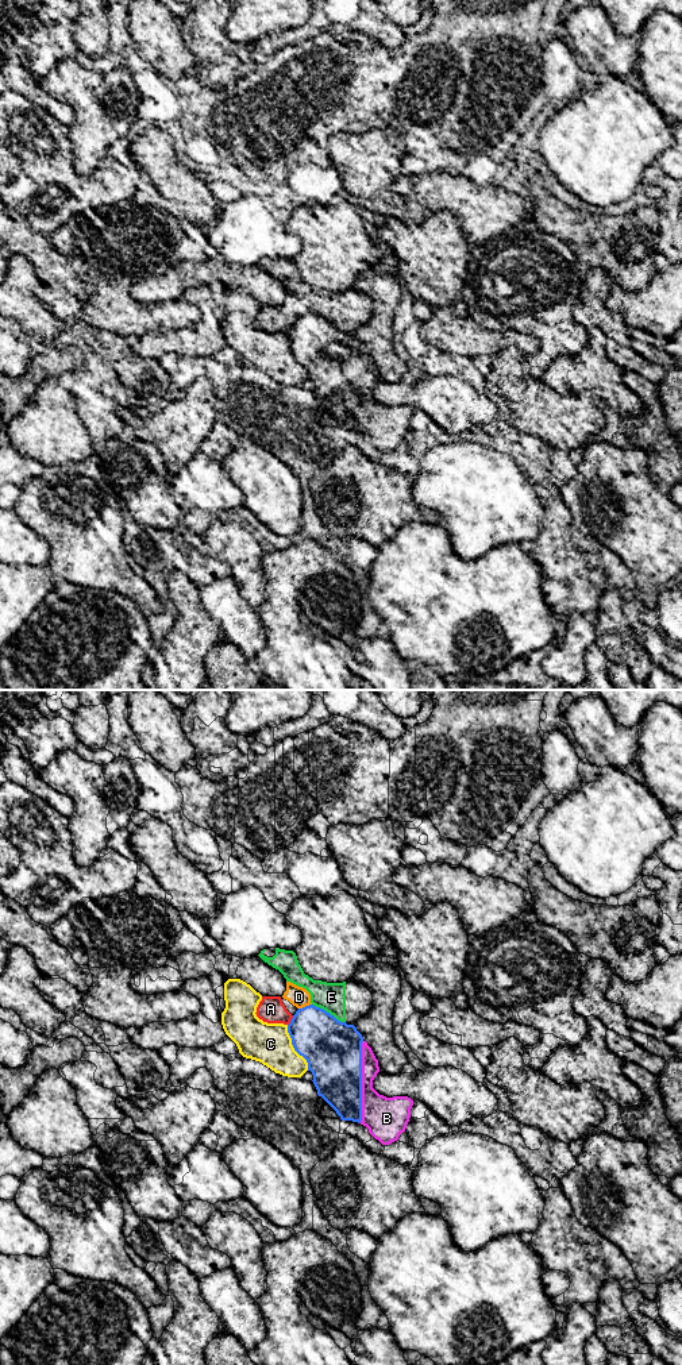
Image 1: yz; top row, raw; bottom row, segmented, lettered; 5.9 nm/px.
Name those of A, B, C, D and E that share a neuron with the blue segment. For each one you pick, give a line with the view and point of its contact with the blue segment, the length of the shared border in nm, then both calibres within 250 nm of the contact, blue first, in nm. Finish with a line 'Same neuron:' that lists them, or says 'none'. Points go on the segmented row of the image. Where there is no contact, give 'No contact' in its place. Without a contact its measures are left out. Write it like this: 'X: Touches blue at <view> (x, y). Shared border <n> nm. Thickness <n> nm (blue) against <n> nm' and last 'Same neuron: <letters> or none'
B: Touches blue at yz (361, 1082). Shared border 480 nm. Thickness 340 nm (blue) against 240 nm
Same neuron: B

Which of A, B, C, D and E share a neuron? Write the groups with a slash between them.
A D E / B / C

